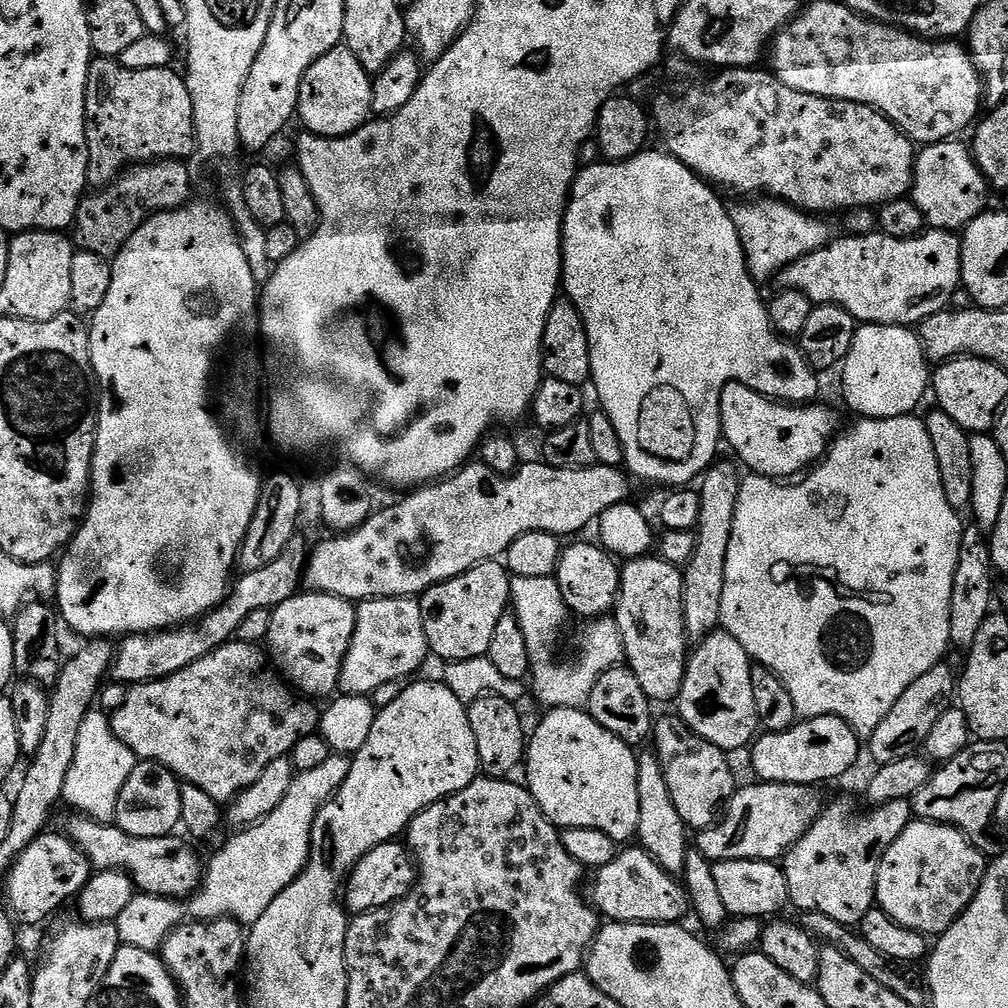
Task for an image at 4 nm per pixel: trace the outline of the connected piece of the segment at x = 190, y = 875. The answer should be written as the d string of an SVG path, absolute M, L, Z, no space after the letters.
M76 818L70 831L71 840L84 851L93 869L126 873L145 896L187 898L202 883L202 860L200 864L199 854L187 839L179 840L178 837L169 834L158 838L138 838L126 834L126 830L117 828L115 823L99 824L97 820L87 818Z

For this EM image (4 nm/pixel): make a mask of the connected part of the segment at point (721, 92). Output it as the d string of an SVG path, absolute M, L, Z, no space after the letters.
M759 67L725 68L717 71L713 80L704 80L701 84L690 85L677 100L668 92L662 93L653 102L652 108L650 104L650 120L655 131L656 128L660 131L660 136L664 139L665 144L663 147L668 155L681 160L701 180L706 180L709 184L719 186L721 189L723 189L722 187L729 188L730 191L737 192L740 198L752 198L757 194L767 194L769 197L791 204L795 208L803 209L809 214L826 214L822 212L832 212L835 208L872 210L879 205L889 204L892 200L905 199L911 193L912 175L916 169L918 148L898 125L893 124L888 117L877 112L875 108L865 104L855 104L849 100L831 100L814 94L802 94L798 90L790 90L790 86L786 86L771 71L760 71Z

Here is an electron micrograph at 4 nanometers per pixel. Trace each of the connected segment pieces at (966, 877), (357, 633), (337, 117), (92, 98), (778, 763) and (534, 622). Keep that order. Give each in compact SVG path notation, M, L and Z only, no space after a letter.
M913 819L911 824L894 838L894 846L886 850L882 862L878 866L878 882L876 883L876 902L889 918L898 922L898 926L906 926L915 932L922 932L929 938L939 937L951 926L970 902L978 894L982 886L986 859L976 849L977 845L969 840L957 828L948 824L936 824L933 820Z
M387 596L361 600L356 604L354 638L350 638L350 646L342 662L339 691L346 696L371 697L378 686L386 682L415 677L428 654L426 626L422 626L419 599Z
M343 46L331 48L322 58L318 58L306 70L300 87L300 97L296 107L298 120L305 124L314 136L324 136L335 140L337 136L349 136L367 124L372 111L372 76Z
M116 58L93 59L88 71L88 85L86 86L86 142L88 143L88 182L93 189L99 190L113 184L120 173L133 167L137 162L151 162L154 160L183 160L189 159L191 152L197 151L196 130L192 127L192 95L188 89L188 81L183 75L175 72L175 67L155 68L154 70L130 70Z
M814 716L797 722L790 730L781 732L764 732L751 745L752 768L756 771L755 779L765 784L810 784L823 785L823 780L836 780L844 776L856 764L860 752L862 756L862 740L850 725L837 716Z
M512 576L512 598L510 601L511 611L518 618L518 626L522 626L522 634L526 634L526 646L530 650L530 662L532 671L530 673L530 692L536 695L536 700L540 704L545 704L545 709L553 708L584 708L590 698L590 690L594 690L594 682L606 674L606 670L615 668L625 663L624 647L620 631L615 619L596 618L584 632L584 637L580 640L580 649L576 652L576 657L569 664L563 664L556 660L556 635L560 632L560 627L564 624L564 619L569 619L570 613L564 604L562 594L558 590L558 582L553 577L546 578L522 578Z

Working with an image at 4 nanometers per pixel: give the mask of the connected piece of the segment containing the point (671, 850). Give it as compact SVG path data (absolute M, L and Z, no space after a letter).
M641 751L638 756L638 830L635 839L665 872L683 873L686 854L690 850L690 832L682 818L678 818L678 810L674 810L670 786L666 786L666 774L662 774L662 766L651 751Z

